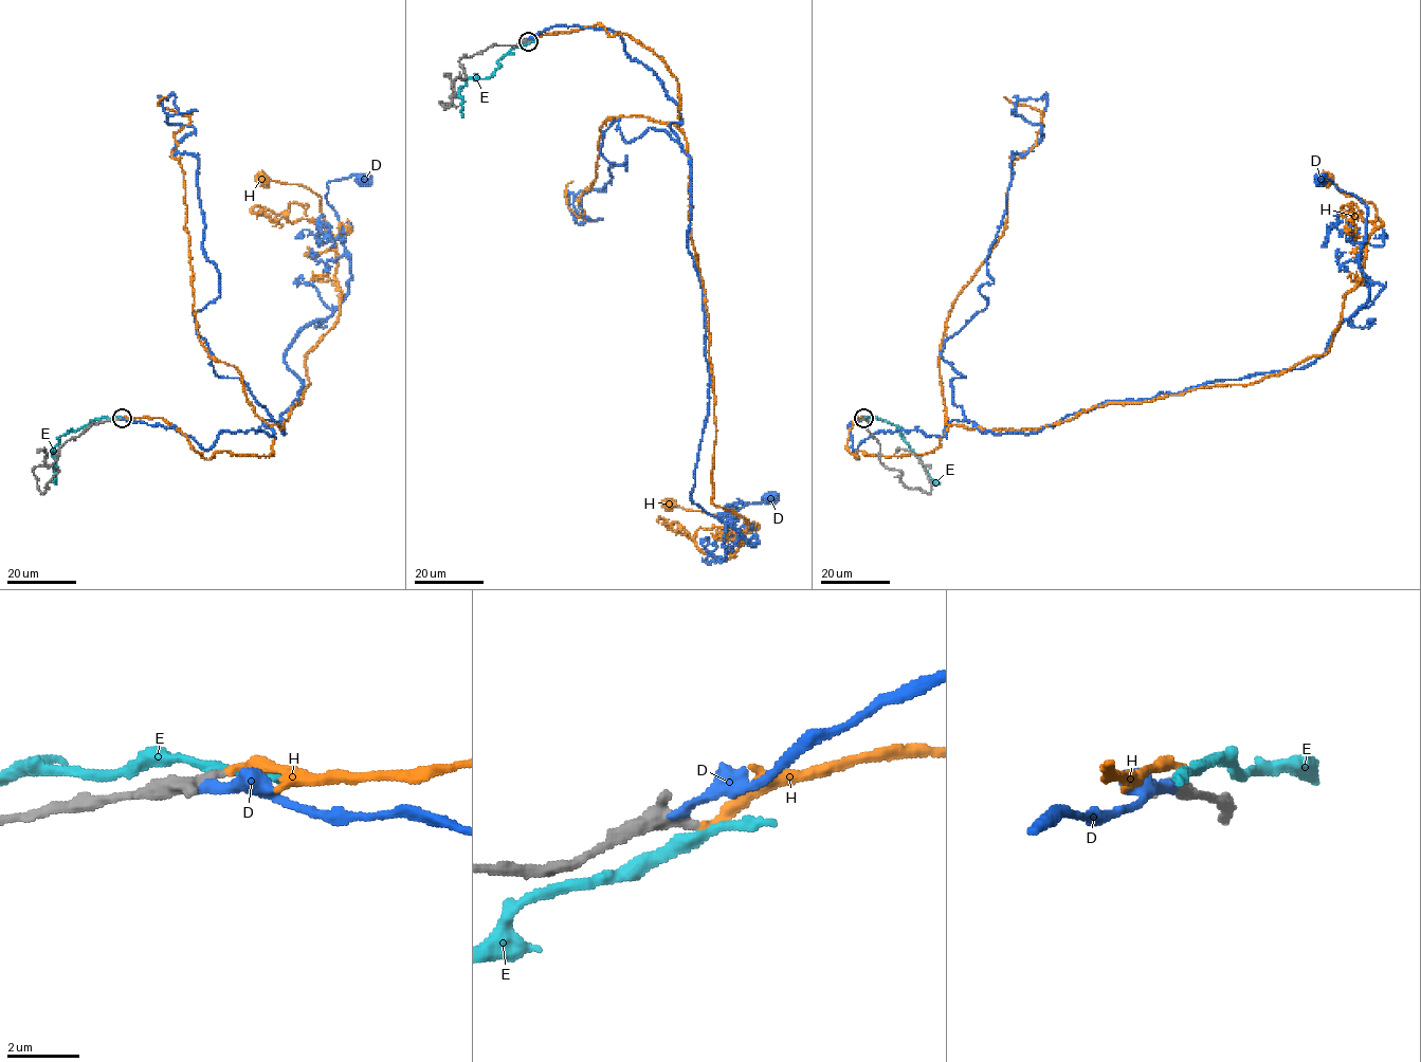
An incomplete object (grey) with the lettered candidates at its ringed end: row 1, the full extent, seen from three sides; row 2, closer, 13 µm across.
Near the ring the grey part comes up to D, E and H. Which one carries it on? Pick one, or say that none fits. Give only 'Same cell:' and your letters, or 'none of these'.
Same cell: H

